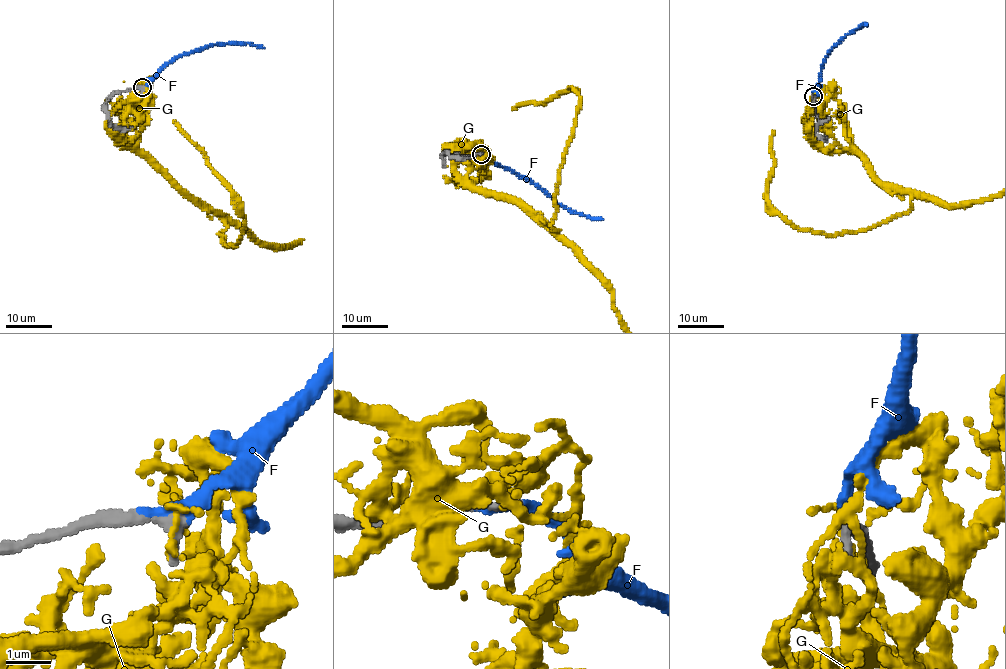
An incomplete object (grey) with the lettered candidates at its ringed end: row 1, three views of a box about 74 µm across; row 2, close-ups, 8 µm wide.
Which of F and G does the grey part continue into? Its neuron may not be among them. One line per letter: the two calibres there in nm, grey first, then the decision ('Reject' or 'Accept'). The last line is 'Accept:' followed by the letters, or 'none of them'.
F: Thickness 320 nm (grey) against 280 nm. Accept
G: Thickness 280 nm (grey) against 140 nm. Reject
Accept: F

